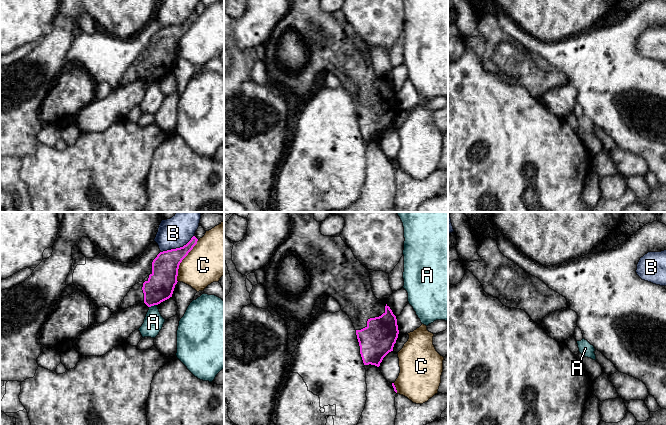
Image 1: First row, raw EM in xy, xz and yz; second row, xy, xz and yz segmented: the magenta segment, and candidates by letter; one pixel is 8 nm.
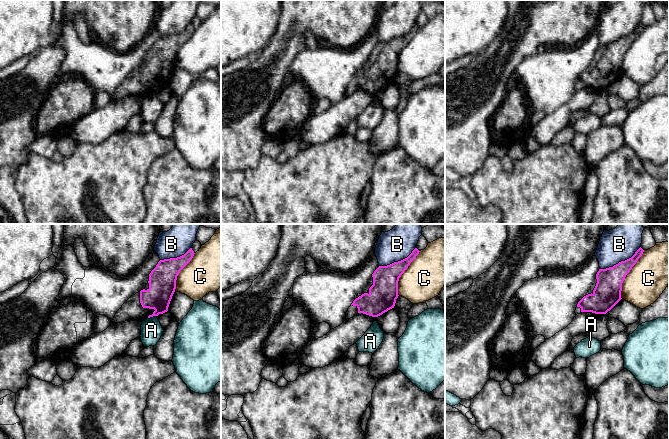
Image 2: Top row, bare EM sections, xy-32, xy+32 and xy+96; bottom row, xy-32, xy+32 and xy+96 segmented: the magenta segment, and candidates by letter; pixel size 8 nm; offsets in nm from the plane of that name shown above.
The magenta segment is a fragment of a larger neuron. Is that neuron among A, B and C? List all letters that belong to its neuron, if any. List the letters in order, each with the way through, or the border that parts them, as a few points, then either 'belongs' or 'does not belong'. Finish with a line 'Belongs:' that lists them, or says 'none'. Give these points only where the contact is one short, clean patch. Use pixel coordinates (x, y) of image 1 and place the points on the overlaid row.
A: along xy (156, 304), (149, 307) | does not belong
B: does not belong
C: does not belong
Belongs: none

